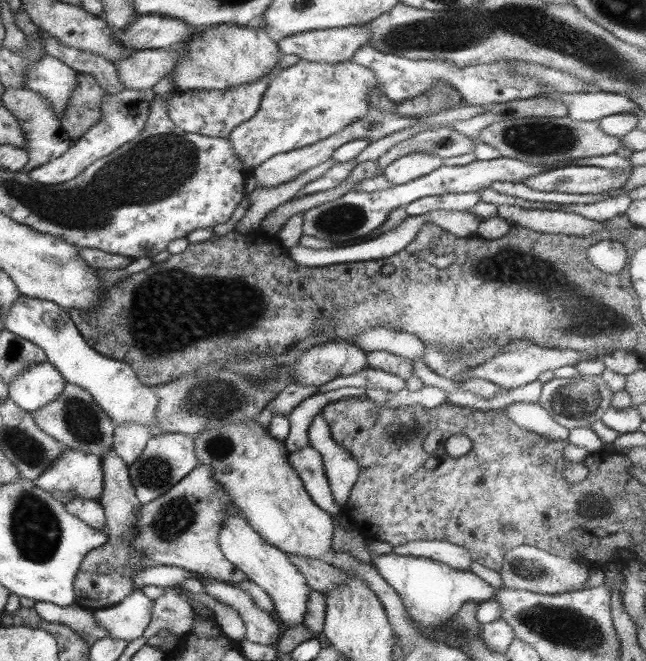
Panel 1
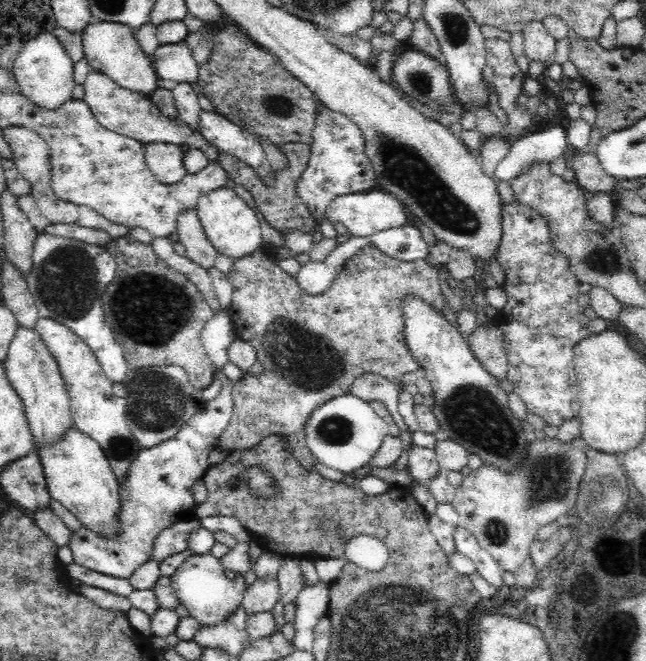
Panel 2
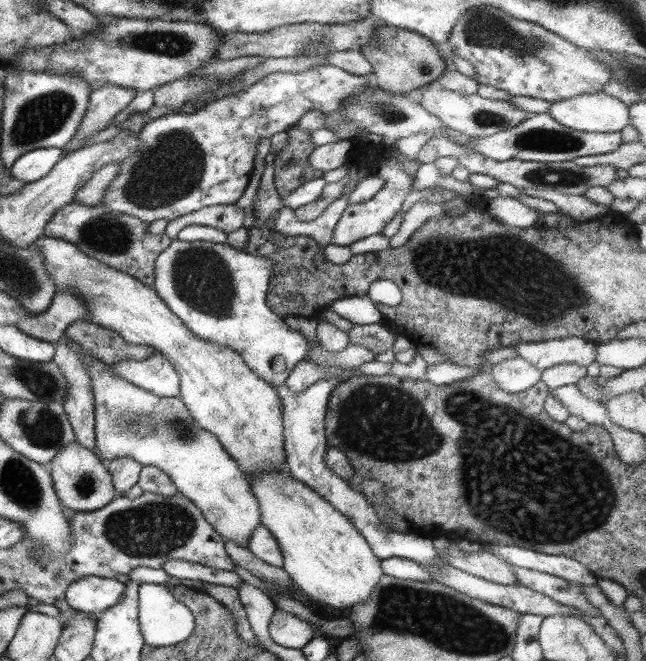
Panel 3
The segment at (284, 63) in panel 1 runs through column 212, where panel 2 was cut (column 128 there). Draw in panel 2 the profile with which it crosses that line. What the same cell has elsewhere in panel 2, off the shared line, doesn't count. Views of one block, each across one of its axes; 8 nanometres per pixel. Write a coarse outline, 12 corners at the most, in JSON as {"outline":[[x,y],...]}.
{"outline":[[87,74],[84,100],[111,132],[143,144],[216,150],[149,96]]}

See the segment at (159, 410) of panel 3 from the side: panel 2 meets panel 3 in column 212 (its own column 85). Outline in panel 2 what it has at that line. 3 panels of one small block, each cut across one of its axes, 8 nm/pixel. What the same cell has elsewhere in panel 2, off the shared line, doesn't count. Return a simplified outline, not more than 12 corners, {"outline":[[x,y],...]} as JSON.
{"outline":[[73,426],[40,447],[53,500],[115,541],[120,485],[98,443]]}

